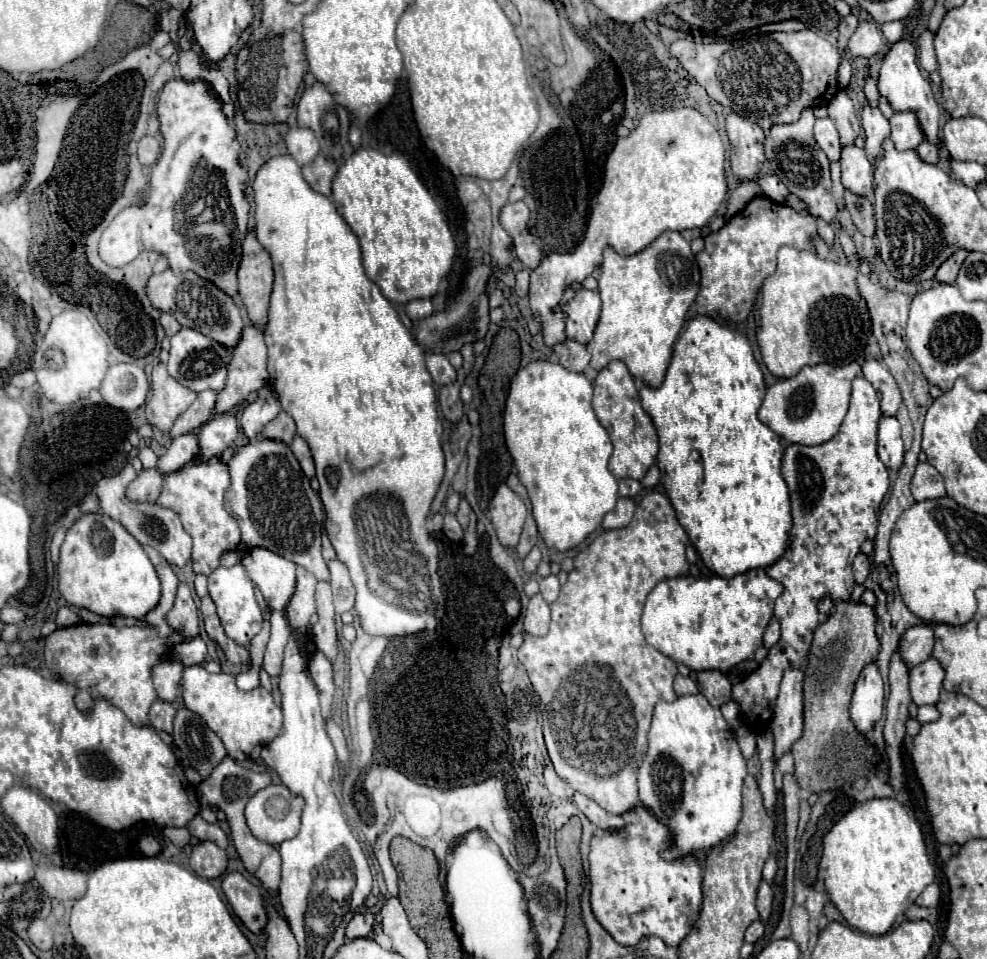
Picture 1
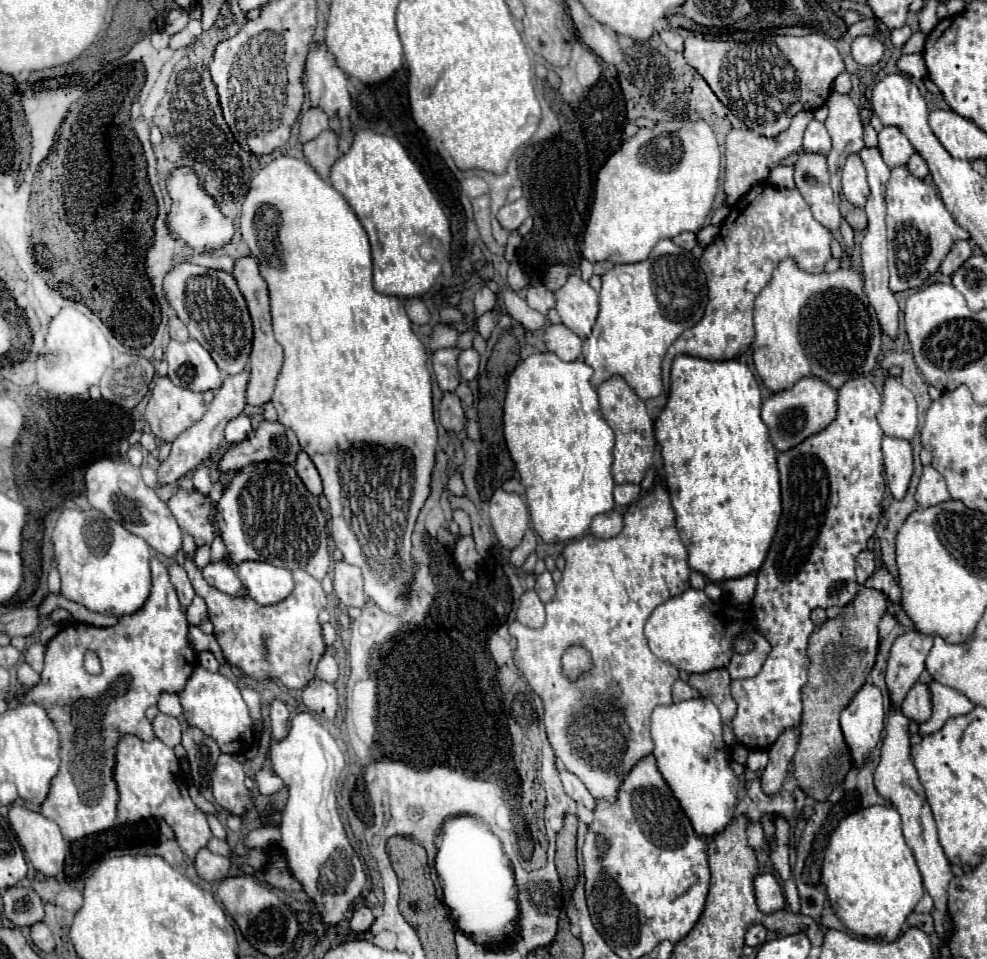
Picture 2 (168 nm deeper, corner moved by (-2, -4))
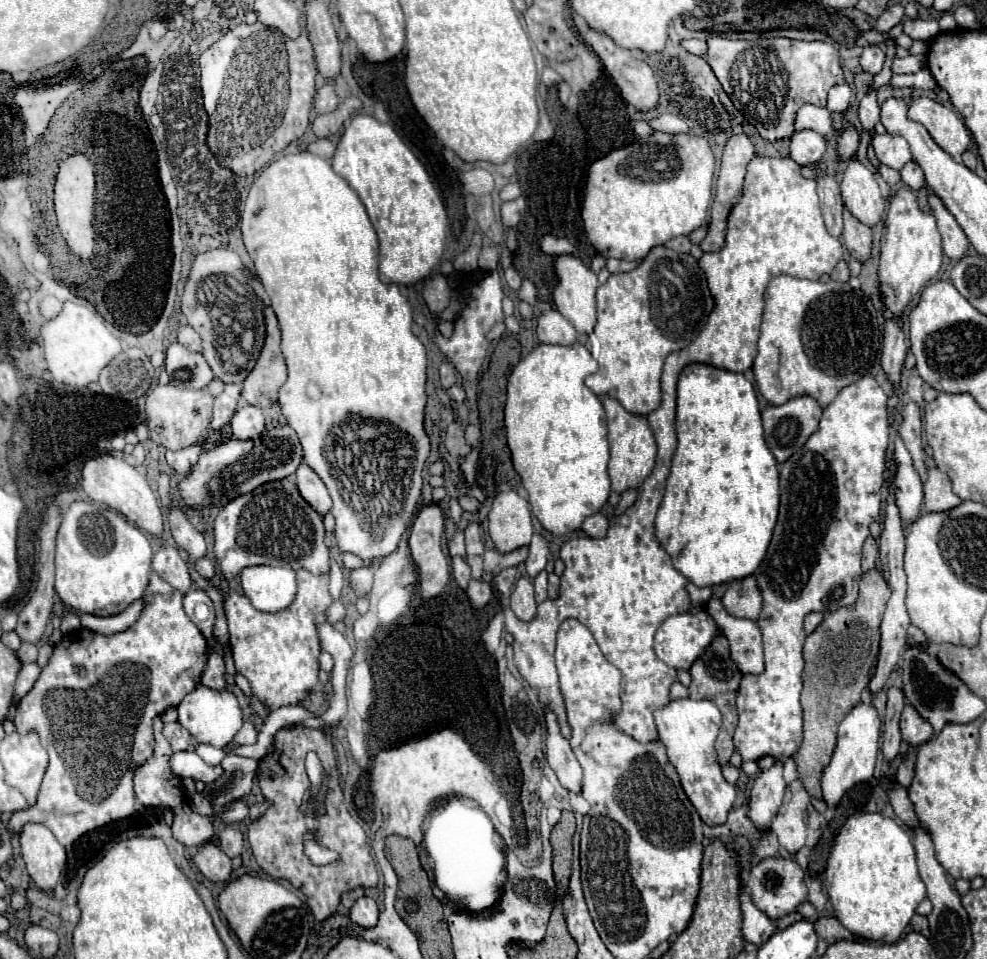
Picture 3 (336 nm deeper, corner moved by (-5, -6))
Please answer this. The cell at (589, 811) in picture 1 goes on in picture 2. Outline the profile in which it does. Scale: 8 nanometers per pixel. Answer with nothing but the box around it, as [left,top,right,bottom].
[556,761,596,809]

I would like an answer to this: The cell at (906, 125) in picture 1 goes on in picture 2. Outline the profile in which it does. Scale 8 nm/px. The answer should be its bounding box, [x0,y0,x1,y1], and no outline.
[878,127,914,169]

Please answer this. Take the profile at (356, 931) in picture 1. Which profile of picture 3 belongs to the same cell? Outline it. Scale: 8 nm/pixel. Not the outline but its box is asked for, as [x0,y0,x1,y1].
[351,897,379,927]

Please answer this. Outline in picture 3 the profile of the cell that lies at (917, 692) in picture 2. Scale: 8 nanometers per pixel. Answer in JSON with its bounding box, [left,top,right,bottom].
[901,703,933,747]

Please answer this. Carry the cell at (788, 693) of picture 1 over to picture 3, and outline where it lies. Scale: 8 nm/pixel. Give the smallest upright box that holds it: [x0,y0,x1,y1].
[749,759,787,829]

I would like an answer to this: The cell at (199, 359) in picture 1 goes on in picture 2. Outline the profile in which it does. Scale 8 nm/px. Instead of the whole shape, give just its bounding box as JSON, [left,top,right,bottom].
[164,341,222,391]

